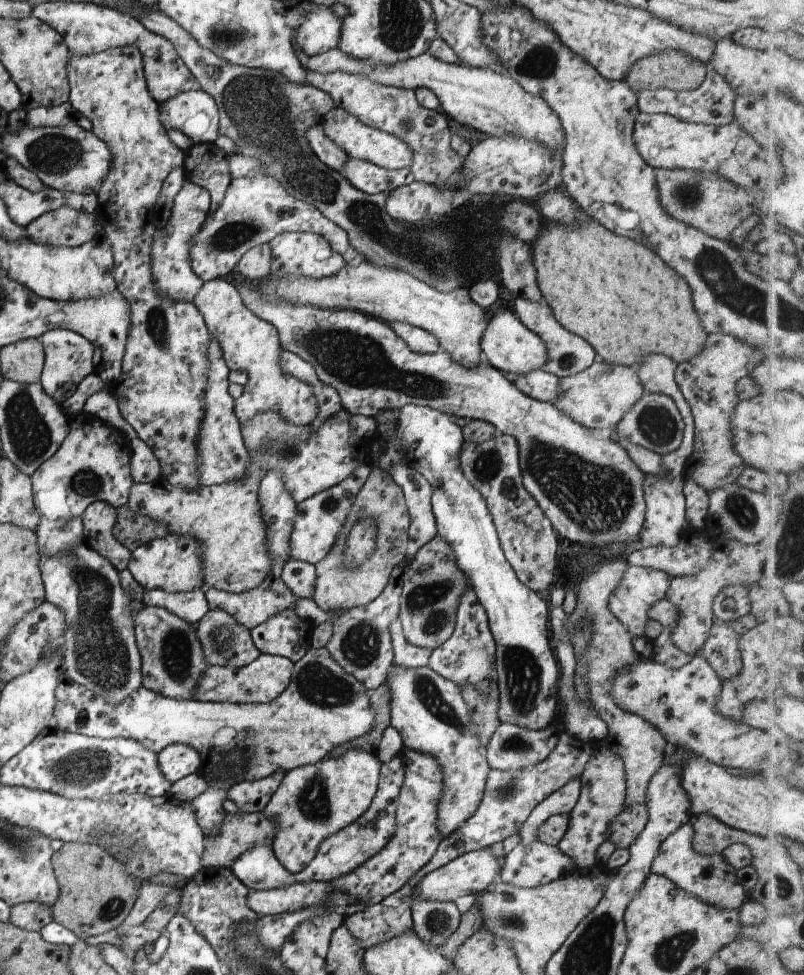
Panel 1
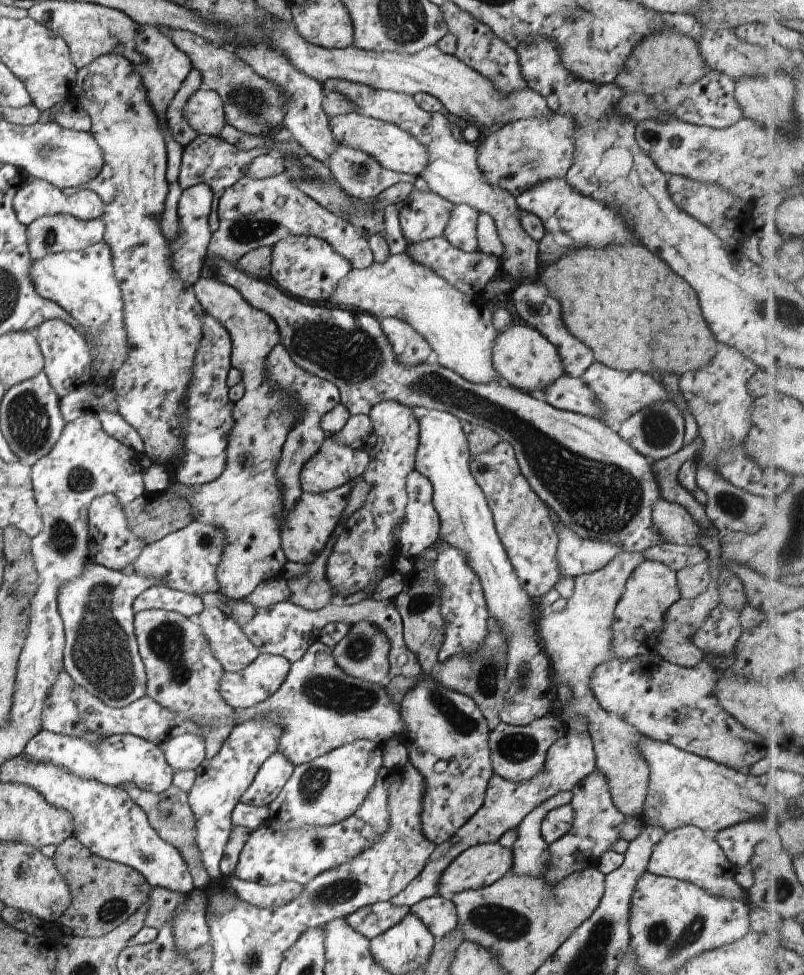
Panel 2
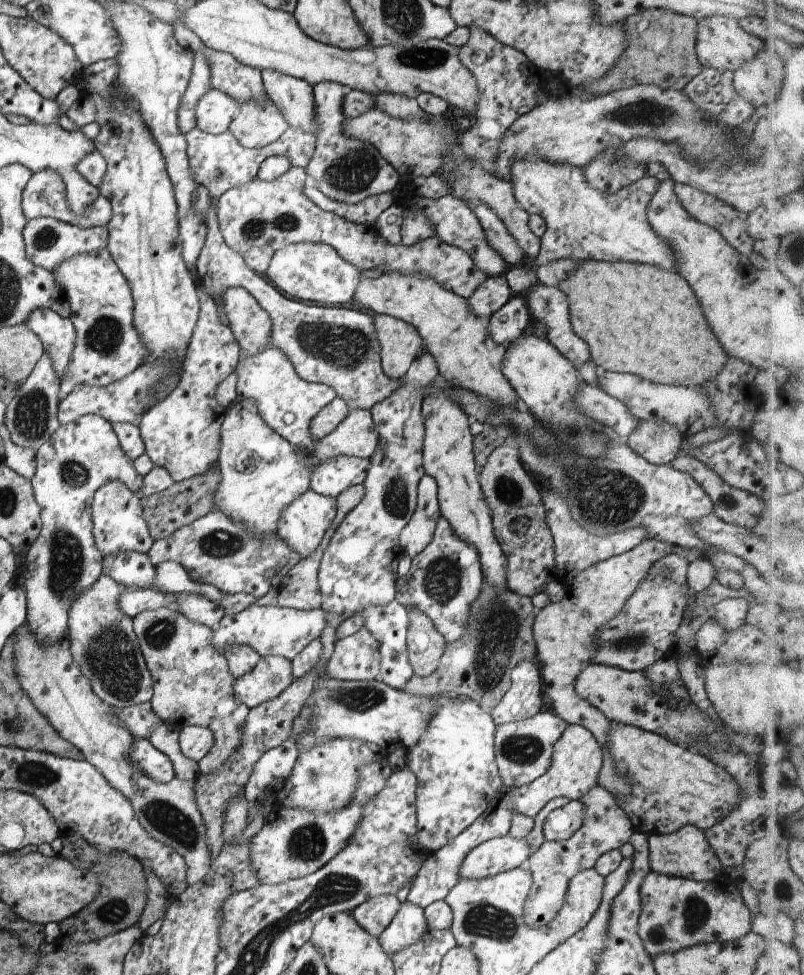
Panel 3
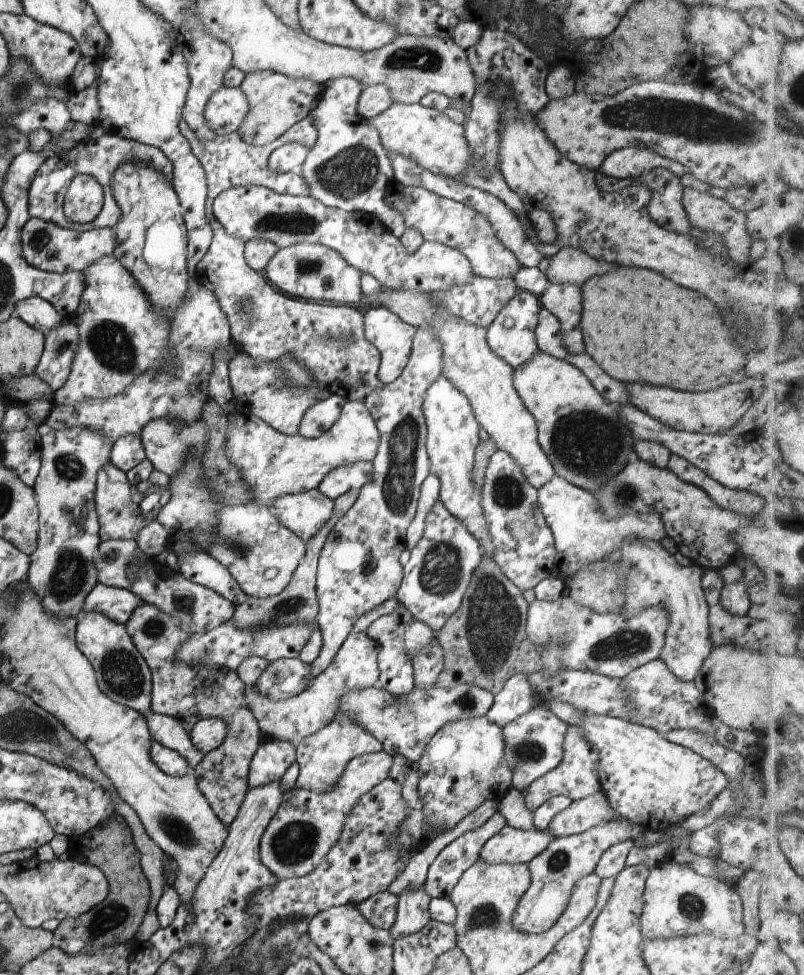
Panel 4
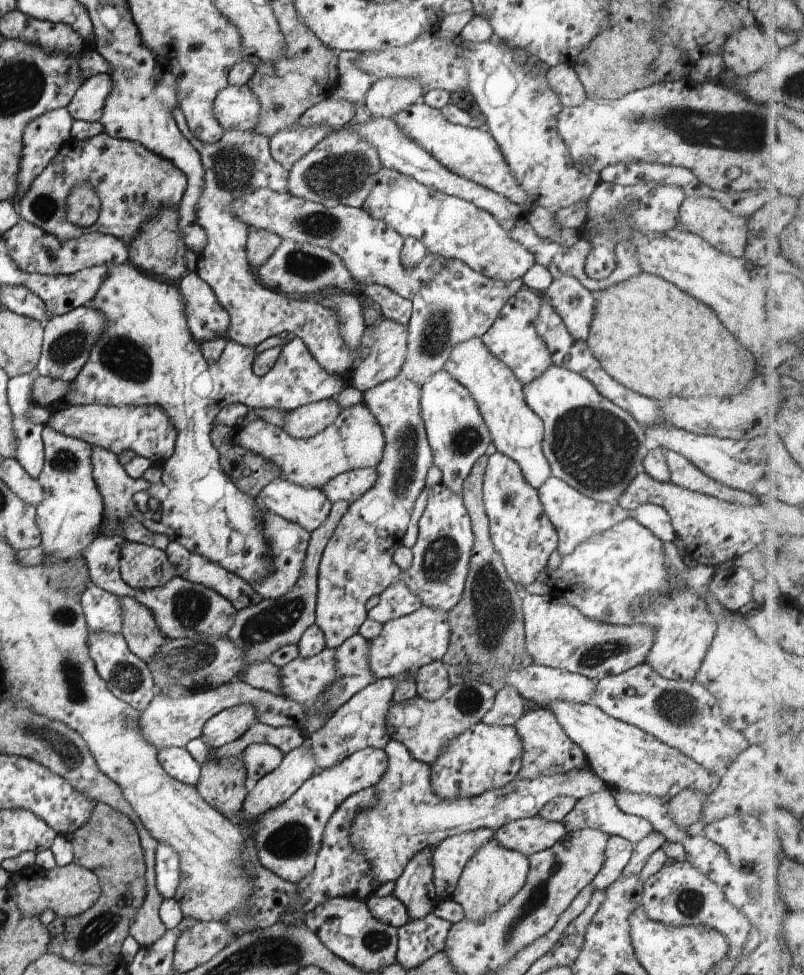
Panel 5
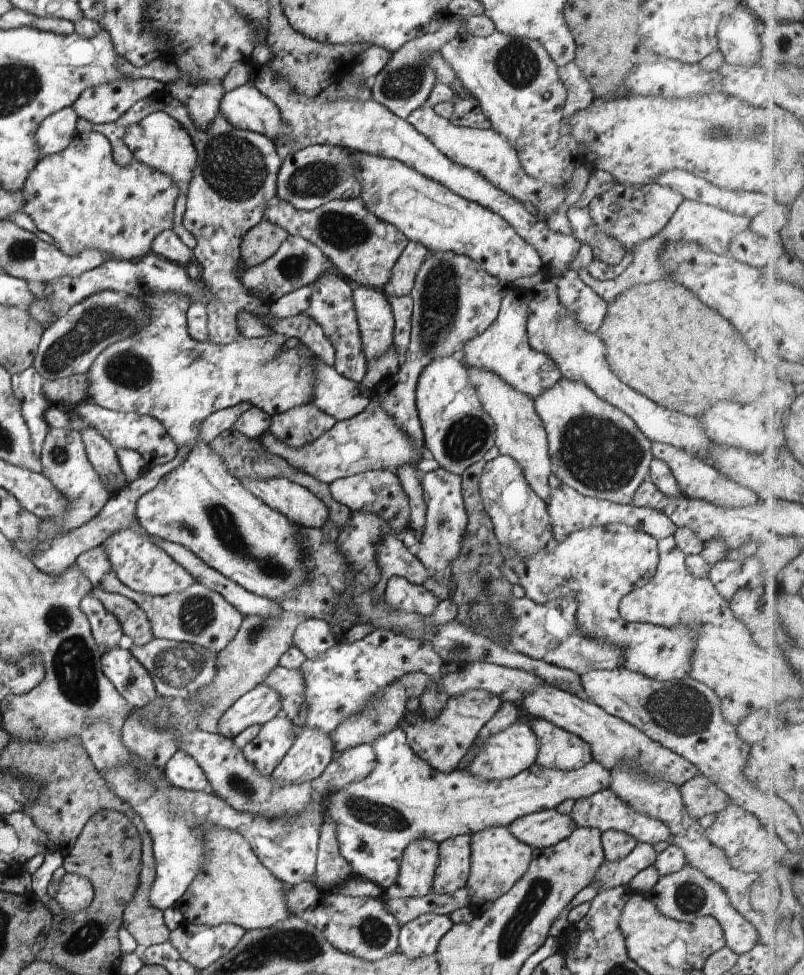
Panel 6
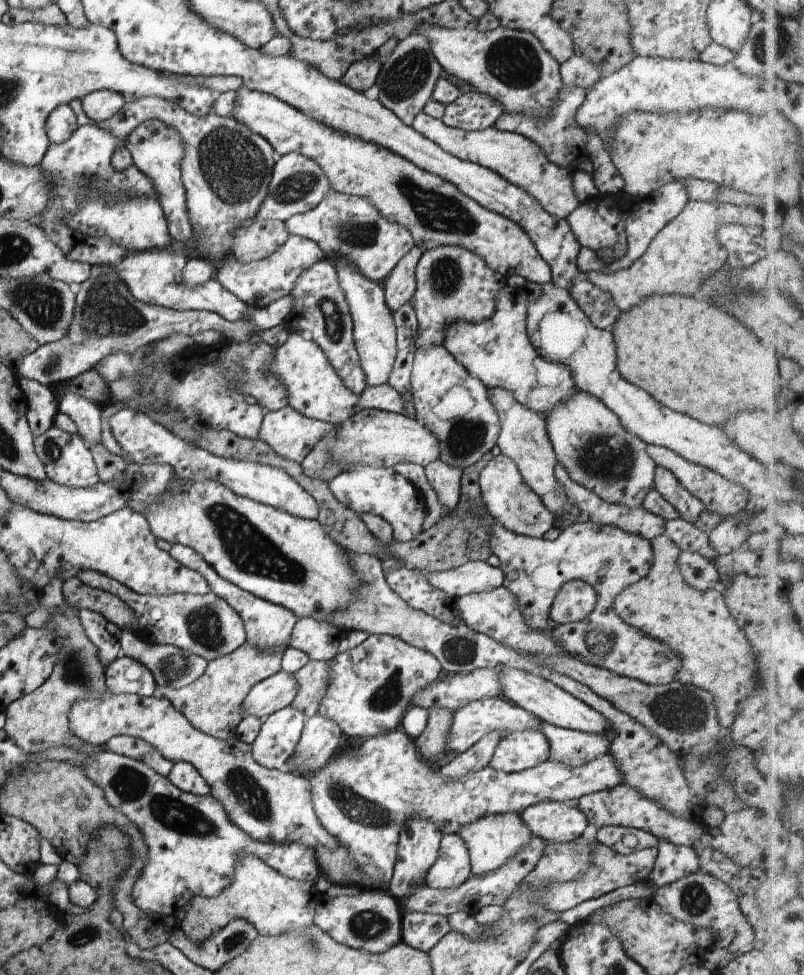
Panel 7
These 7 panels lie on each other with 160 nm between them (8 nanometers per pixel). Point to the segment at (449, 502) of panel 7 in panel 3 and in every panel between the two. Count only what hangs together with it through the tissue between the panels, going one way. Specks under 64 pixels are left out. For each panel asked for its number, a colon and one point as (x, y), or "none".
3: (442, 581)
4: (438, 570)
5: (440, 555)
6: (445, 519)

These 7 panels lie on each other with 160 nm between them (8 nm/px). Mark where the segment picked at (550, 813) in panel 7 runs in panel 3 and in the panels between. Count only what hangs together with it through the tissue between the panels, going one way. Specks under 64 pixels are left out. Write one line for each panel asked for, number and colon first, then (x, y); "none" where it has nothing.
3: (497, 855)
4: (509, 845)
5: (533, 834)
6: (544, 828)

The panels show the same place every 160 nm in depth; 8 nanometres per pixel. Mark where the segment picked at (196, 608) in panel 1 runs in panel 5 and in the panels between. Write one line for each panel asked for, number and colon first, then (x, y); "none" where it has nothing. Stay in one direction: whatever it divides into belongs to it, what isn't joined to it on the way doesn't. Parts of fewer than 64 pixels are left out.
2: (159, 596)
3: (138, 600)
4: (117, 604)
5: (101, 610)

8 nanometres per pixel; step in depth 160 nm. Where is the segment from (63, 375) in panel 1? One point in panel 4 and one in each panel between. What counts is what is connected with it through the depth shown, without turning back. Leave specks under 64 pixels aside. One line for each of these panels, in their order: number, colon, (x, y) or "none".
2: (66, 354)
3: (57, 335)
4: (38, 313)

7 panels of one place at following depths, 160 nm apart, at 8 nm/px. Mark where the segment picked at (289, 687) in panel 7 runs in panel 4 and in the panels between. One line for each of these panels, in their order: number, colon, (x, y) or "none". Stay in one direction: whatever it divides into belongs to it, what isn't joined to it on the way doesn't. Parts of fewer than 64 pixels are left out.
4: (206, 734)
5: (229, 724)
6: (260, 704)

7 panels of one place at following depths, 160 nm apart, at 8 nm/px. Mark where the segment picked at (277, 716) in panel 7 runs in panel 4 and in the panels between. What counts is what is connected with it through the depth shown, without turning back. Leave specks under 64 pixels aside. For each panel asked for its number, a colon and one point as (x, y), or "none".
4: (270, 760)
5: (259, 759)
6: (263, 752)

